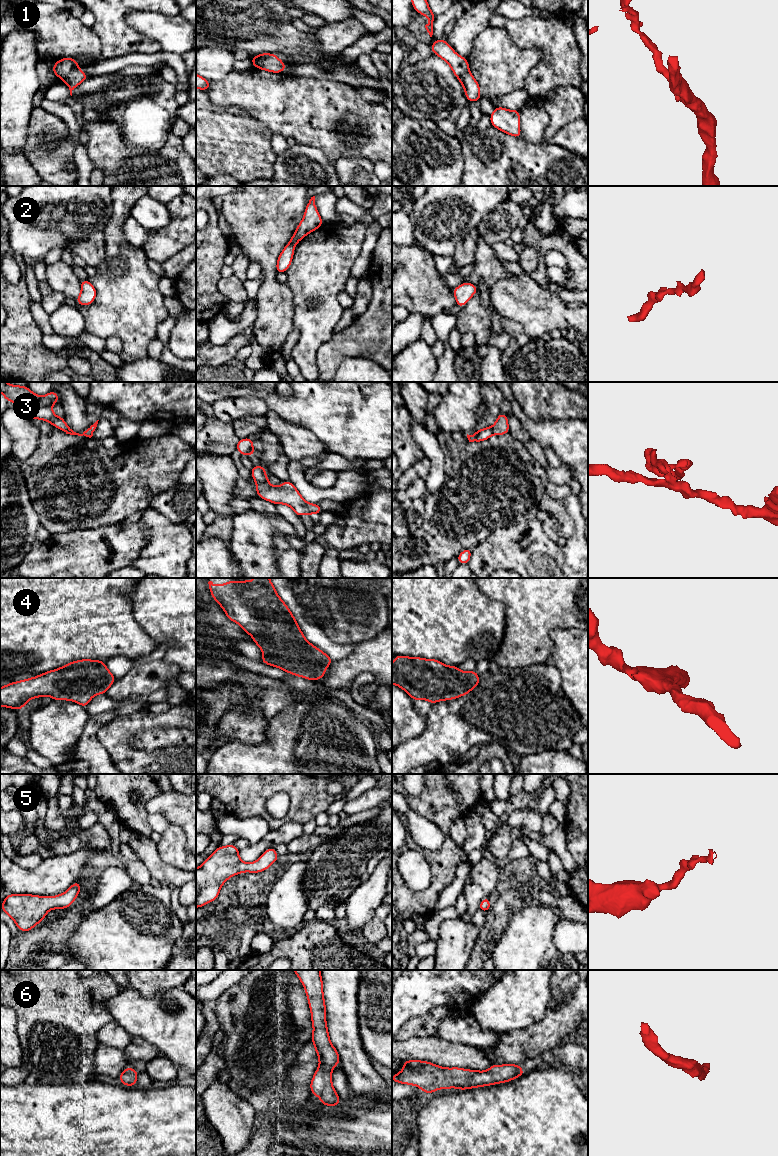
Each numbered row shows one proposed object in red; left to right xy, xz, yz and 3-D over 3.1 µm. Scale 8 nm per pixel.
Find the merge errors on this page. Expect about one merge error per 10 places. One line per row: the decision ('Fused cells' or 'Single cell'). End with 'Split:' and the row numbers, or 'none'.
1: Fused cells
2: Single cell
3: Single cell
4: Single cell
5: Single cell
6: Single cell
Split: 1

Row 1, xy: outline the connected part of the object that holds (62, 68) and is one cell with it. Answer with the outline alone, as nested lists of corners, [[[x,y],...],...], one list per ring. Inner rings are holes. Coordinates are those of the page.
[[[65,57],[57,61],[53,66],[52,70],[54,74],[60,78],[66,78],[73,70],[78,68],[79,63],[73,58]]]

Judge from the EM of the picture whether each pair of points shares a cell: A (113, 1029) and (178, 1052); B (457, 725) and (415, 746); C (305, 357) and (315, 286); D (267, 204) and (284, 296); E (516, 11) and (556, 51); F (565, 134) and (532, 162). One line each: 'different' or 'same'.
A: different
B: same
C: same
D: same
E: different
F: different

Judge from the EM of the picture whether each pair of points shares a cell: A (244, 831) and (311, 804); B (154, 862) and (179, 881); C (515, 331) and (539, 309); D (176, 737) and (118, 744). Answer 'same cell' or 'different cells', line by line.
A: different cells
B: same cell
C: different cells
D: different cells

